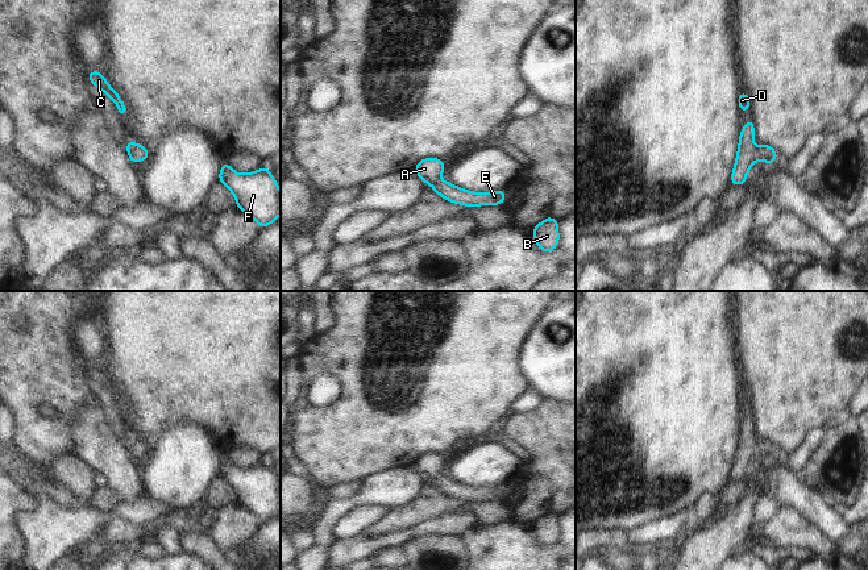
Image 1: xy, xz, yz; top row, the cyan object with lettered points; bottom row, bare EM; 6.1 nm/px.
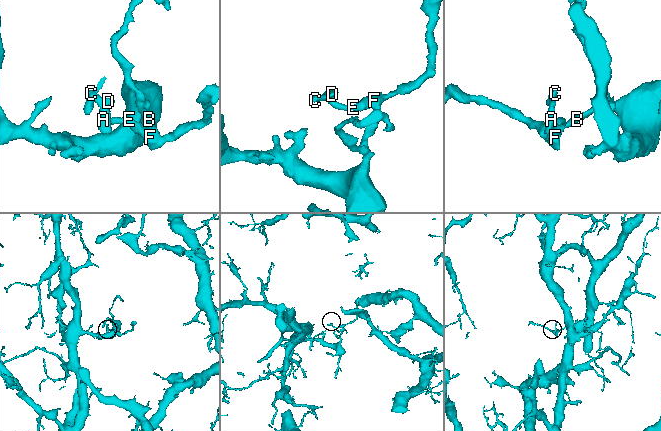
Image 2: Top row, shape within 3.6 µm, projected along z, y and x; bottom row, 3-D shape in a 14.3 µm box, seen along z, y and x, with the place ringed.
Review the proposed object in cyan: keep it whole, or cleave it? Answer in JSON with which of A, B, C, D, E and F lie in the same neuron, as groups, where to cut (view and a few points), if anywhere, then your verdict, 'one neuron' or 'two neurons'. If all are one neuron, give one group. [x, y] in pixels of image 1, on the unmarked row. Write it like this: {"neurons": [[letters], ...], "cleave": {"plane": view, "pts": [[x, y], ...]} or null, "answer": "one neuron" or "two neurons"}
{"neurons": [["A", "B", "C", "D", "E", "F"]], "cleave": null, "answer": "one neuron"}

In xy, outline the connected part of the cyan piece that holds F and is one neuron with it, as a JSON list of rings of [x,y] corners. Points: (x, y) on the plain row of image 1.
[[[224,455],[217,477],[233,488],[236,503],[250,511],[261,524],[273,519],[281,509],[279,478],[269,462],[262,461],[258,466],[238,469]]]

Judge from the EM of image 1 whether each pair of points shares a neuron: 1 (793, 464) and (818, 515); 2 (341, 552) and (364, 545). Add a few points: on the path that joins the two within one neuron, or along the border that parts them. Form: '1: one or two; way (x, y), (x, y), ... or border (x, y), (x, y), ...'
1: two; border (786, 466), (797, 474)
2: one; way (347, 550), (358, 546)

